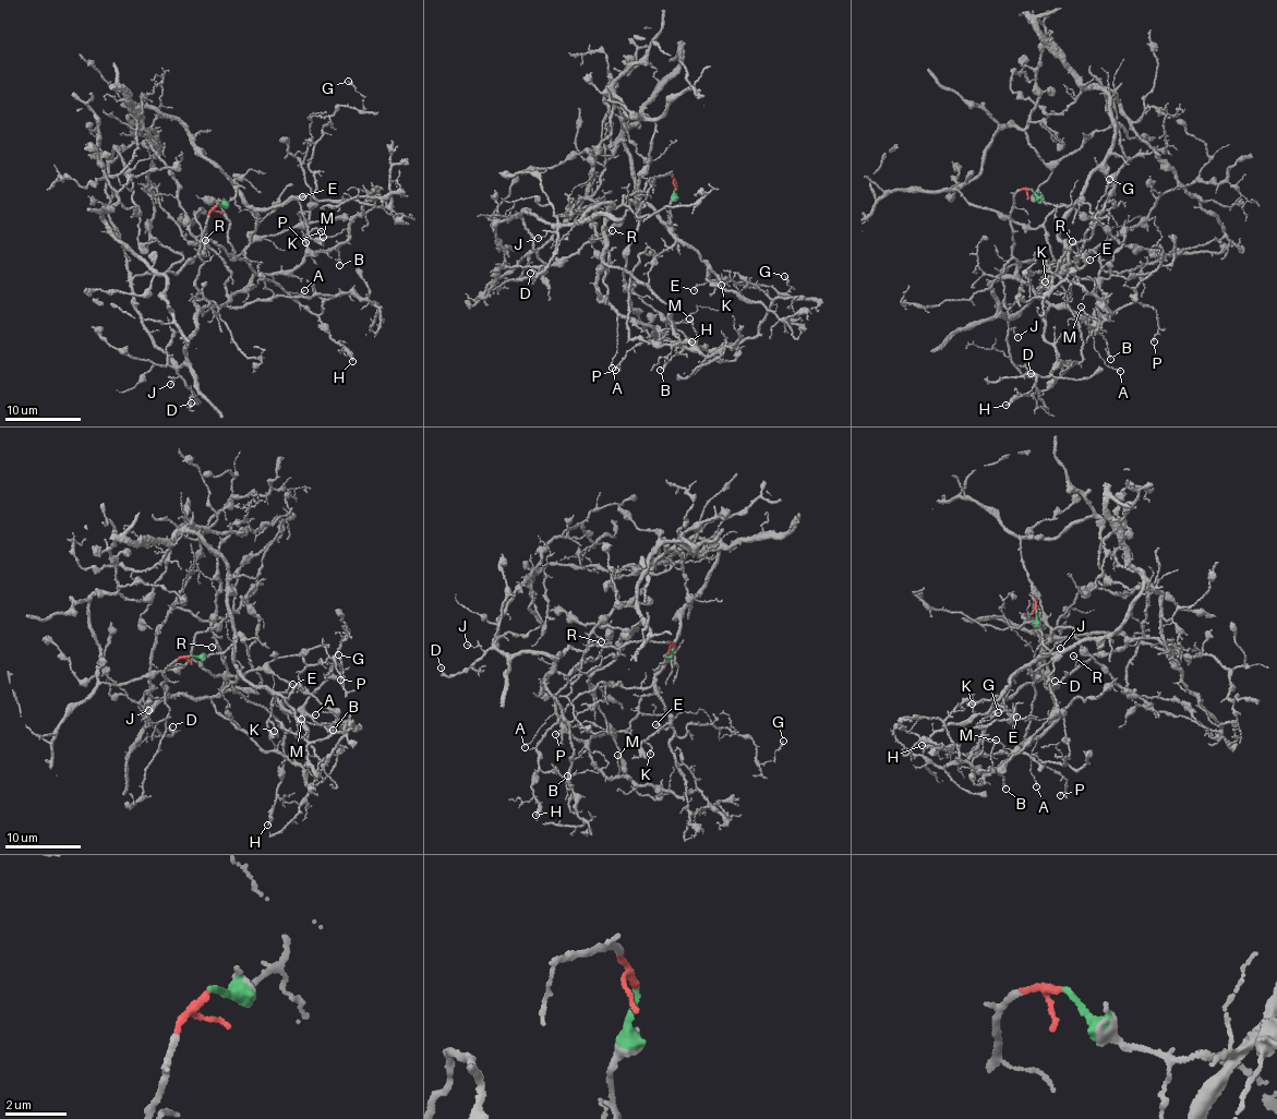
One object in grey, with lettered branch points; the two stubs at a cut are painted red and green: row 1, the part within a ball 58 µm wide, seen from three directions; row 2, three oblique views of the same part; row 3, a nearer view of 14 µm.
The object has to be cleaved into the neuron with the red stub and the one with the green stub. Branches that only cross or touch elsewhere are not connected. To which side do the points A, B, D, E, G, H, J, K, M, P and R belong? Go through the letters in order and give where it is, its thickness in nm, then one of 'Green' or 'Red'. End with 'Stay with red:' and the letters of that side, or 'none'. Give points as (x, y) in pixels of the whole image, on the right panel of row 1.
A: Place: (1120, 371). Thickness 80 nm. Red
B: Place: (1110, 359). Thickness 150 nm. Red
D: Place: (1031, 373). Thickness 150 nm. Red
E: Place: (1089, 260). Thickness 130 nm. Green
G: Place: (1109, 179). Thickness 130 nm. Green
H: Place: (1006, 405). Thickness 240 nm. Green
J: Place: (1018, 337). Thickness 90 nm. Red
K: Place: (1045, 281). Thickness 130 nm. Green
M: Place: (1081, 307). Thickness 100 nm. Red
P: Place: (1154, 341). Thickness 100 nm. Red
R: Place: (1072, 241). Thickness 110 nm. Red
Stay with red: A, B, D, J, M, P, R

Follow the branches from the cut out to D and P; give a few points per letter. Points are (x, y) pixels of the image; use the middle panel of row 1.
D: (677, 183), (669, 173), (651, 179), (615, 208), (606, 212), (606, 203), (561, 227), (544, 269), (530, 273)
P: (677, 183), (669, 173), (651, 179), (606, 212), (598, 297), (655, 331), (615, 371)

